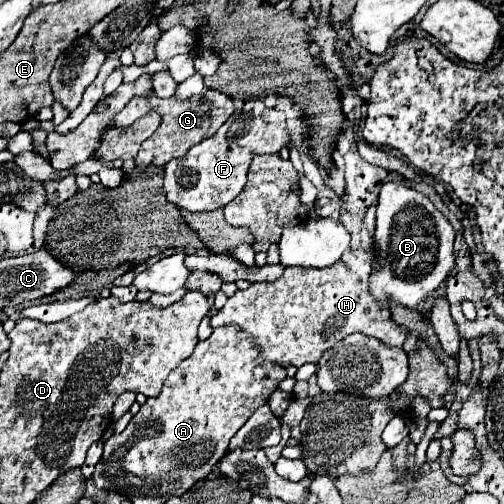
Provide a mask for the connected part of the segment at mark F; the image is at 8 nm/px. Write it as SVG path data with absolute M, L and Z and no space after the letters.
M262 99L246 101L230 119L206 141L194 145L184 157L168 161L164 173L164 191L170 203L186 211L214 211L230 203L246 185L246 173L256 155L278 153L288 145L286 115L268 109Z

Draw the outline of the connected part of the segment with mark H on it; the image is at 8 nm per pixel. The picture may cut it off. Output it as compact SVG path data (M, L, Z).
M348 249L346 259L336 261L332 267L324 267L324 269L286 267L280 279L272 283L268 281L252 283L248 289L236 291L236 295L230 297L228 303L212 317L212 327L222 327L230 323L240 325L242 331L256 337L260 345L260 361L274 361L284 367L288 365L302 367L304 363L318 363L318 357L322 357L326 349L330 349L336 341L344 339L350 333L372 335L380 341L386 341L386 345L402 347L406 339L406 331L370 295L368 283L370 283L370 273L374 269L376 269L376 257L370 255L366 249Z

